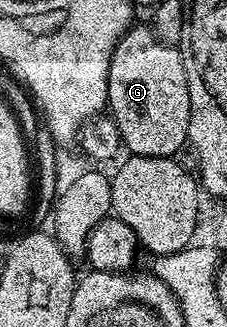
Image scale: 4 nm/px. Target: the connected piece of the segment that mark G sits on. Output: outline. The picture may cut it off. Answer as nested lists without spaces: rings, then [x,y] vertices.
[[[130,25],[128,32],[115,44],[115,52],[111,56],[111,68],[109,69],[109,101],[107,103],[108,113],[111,115],[114,124],[118,128],[121,137],[121,145],[125,150],[129,149],[130,155],[151,156],[152,158],[171,158],[180,155],[181,149],[186,149],[189,141],[189,125],[191,124],[191,96],[187,88],[187,72],[185,71],[185,56],[177,46],[168,46],[157,38],[157,33],[148,25]]]

